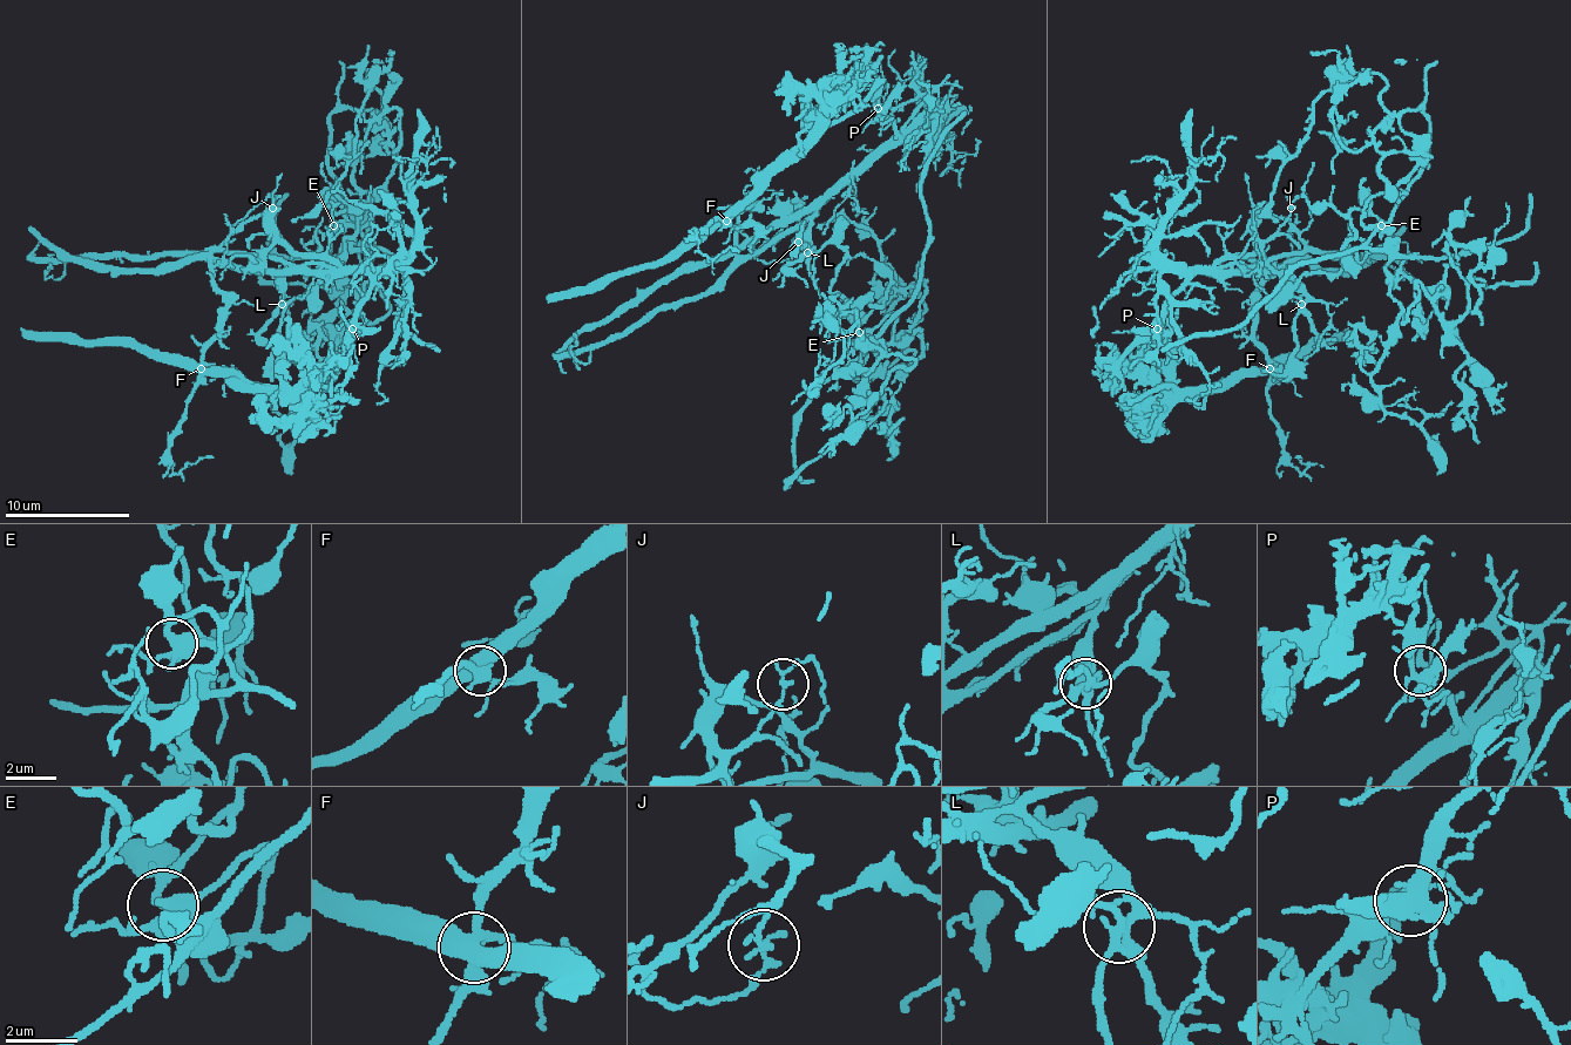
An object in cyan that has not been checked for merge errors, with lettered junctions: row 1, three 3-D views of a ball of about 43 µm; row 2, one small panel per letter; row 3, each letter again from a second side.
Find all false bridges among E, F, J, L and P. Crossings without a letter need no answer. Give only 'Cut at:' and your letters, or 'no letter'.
Cut at: F, J, L

